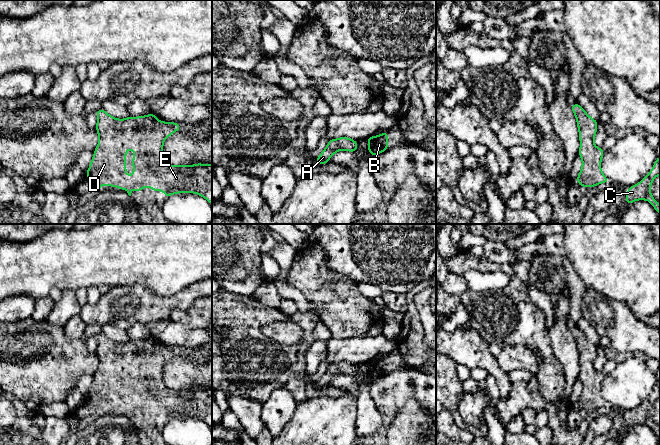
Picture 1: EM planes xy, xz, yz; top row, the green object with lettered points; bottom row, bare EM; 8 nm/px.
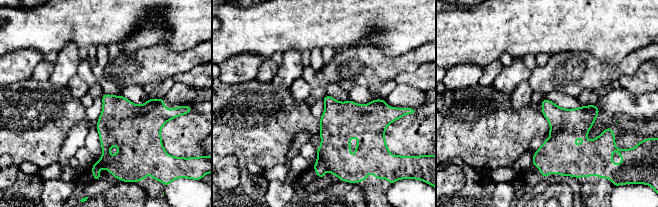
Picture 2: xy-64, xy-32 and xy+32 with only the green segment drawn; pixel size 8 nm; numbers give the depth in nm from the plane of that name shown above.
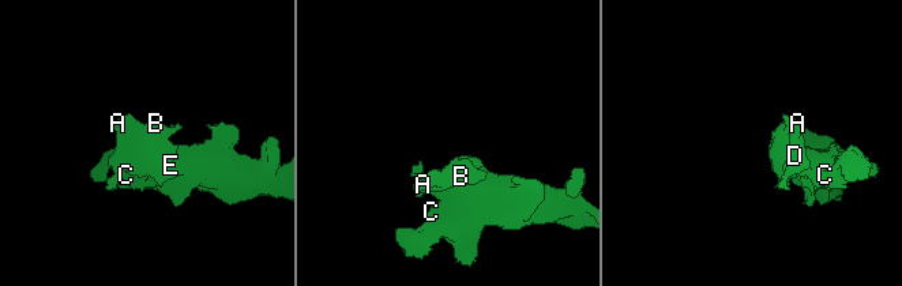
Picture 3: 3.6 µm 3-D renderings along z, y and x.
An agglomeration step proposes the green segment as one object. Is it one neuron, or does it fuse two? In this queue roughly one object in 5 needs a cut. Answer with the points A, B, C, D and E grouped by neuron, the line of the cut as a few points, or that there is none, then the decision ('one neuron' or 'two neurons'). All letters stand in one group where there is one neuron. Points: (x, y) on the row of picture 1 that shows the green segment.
A B C D E | no cut | one neuron

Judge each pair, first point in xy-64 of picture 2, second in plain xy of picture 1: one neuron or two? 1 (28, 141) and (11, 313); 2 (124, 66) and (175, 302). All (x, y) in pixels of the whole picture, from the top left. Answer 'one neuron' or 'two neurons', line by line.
1: two neurons
2: one neuron

